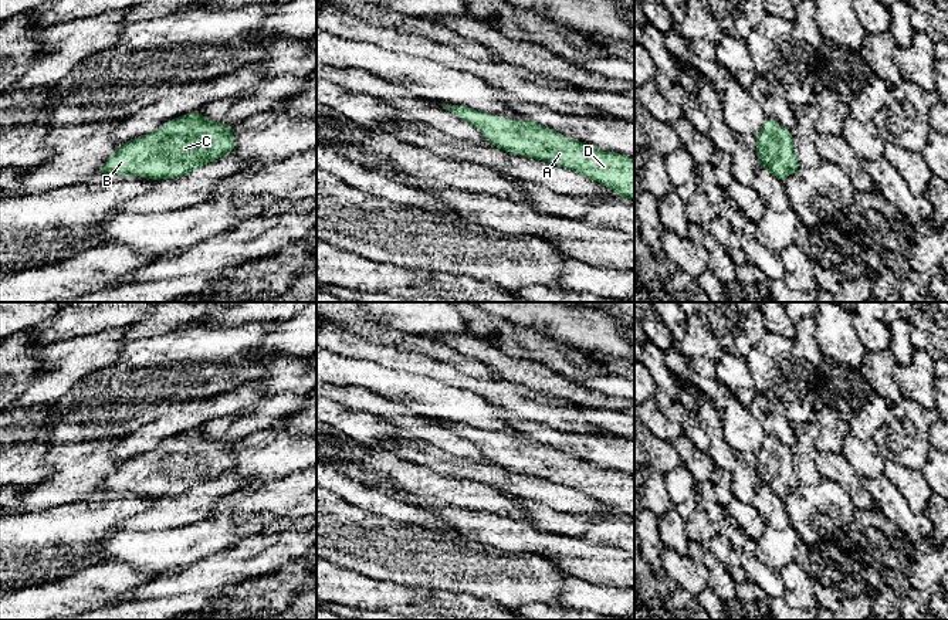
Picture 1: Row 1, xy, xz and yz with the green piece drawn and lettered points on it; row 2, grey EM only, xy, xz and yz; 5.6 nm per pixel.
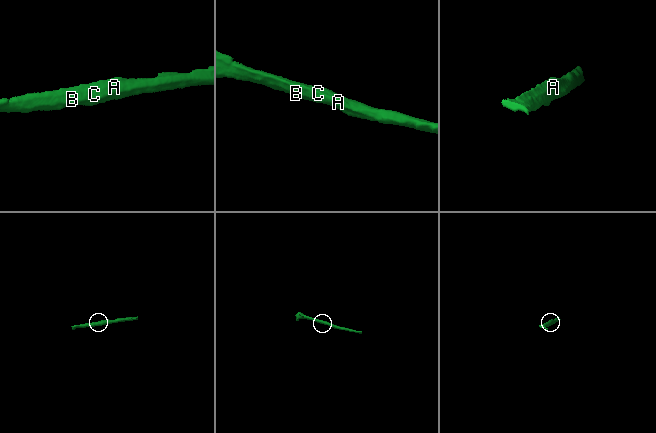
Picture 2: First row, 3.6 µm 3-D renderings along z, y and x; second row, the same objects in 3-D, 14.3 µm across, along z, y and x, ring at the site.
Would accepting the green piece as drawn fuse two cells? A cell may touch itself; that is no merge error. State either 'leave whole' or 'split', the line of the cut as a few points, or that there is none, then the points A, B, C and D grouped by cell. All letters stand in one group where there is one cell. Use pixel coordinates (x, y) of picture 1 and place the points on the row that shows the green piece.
leave whole; no cut; A B C D

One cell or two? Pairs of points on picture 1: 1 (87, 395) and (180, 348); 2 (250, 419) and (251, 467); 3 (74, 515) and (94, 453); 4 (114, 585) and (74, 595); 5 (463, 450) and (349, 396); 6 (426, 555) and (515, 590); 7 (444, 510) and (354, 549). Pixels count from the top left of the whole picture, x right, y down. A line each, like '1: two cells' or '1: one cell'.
1: one cell
2: two cells
3: two cells
4: one cell
5: one cell
6: one cell
7: two cells

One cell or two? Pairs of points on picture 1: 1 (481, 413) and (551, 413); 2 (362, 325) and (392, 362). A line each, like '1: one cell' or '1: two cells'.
1: two cells
2: two cells

